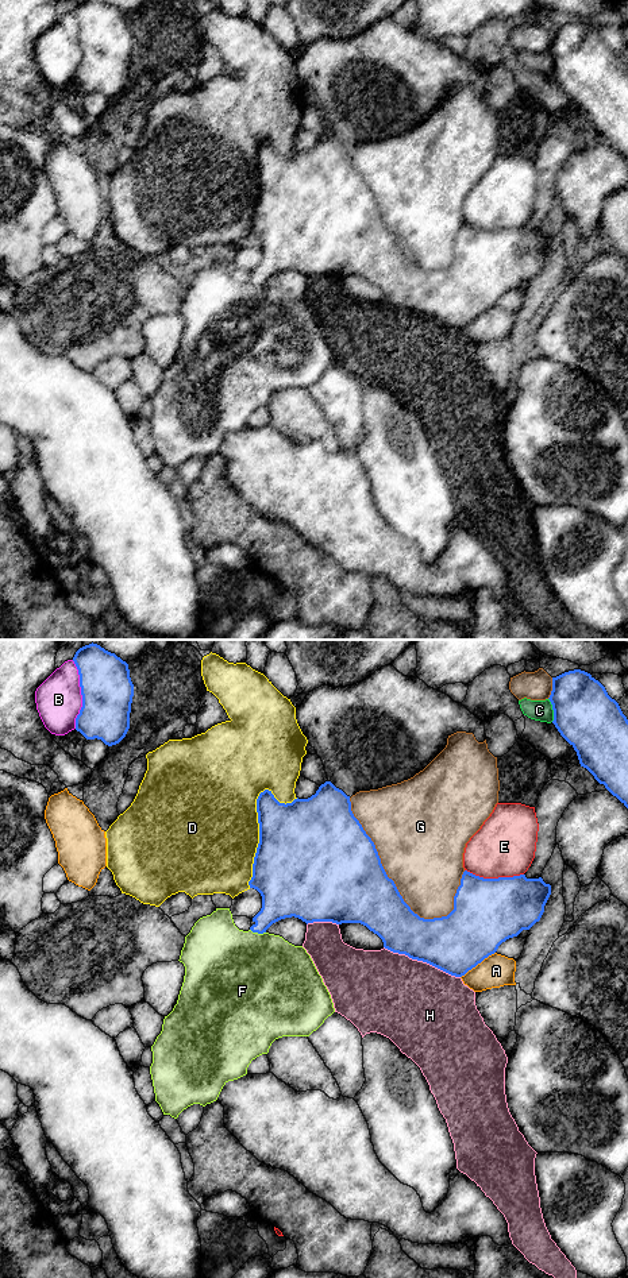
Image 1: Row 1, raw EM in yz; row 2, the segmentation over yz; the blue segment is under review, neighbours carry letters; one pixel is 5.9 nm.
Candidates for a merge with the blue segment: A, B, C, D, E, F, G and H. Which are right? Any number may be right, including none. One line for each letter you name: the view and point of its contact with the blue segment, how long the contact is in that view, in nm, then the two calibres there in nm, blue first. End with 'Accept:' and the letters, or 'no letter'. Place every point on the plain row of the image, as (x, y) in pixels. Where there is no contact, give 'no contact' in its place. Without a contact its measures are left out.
Accept: no letter

